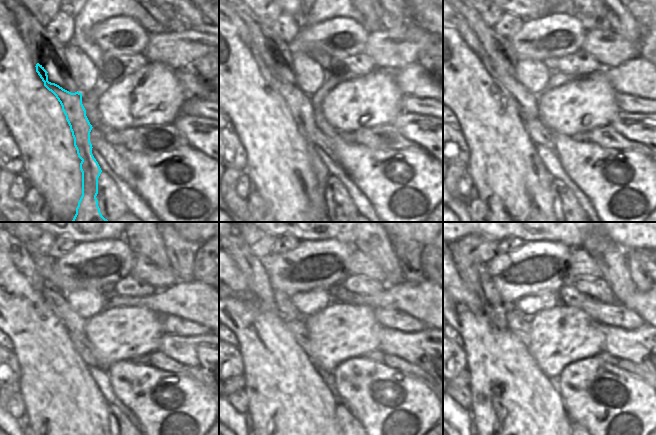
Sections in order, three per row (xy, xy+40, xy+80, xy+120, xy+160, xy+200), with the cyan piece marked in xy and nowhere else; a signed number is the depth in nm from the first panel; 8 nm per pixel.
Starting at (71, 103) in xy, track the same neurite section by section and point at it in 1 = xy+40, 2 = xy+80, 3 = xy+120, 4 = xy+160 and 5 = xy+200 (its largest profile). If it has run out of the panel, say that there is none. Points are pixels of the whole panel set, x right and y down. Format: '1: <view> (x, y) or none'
1: xy+40 (299, 103)
2: xy+80 (527, 103)
3: xy+120 (56, 299)
4: xy+160 (287, 311)
5: xy+200 (513, 306)

